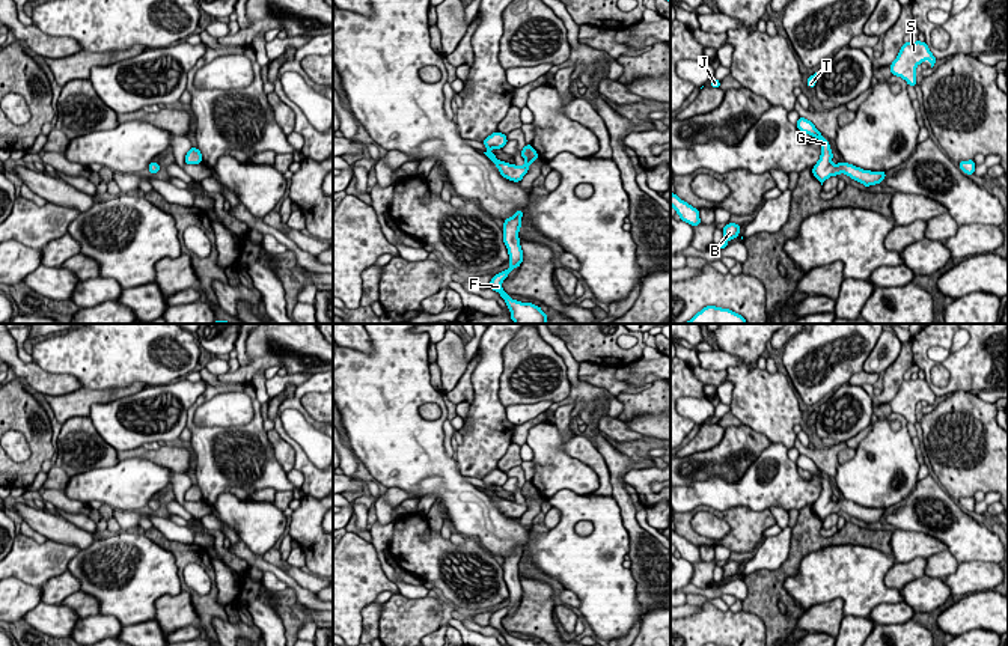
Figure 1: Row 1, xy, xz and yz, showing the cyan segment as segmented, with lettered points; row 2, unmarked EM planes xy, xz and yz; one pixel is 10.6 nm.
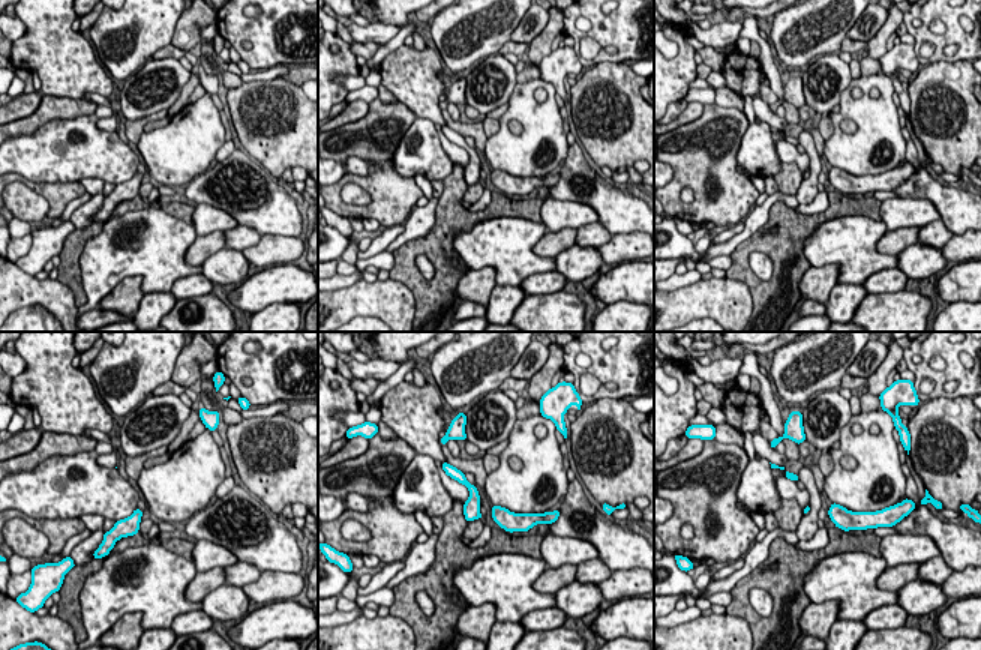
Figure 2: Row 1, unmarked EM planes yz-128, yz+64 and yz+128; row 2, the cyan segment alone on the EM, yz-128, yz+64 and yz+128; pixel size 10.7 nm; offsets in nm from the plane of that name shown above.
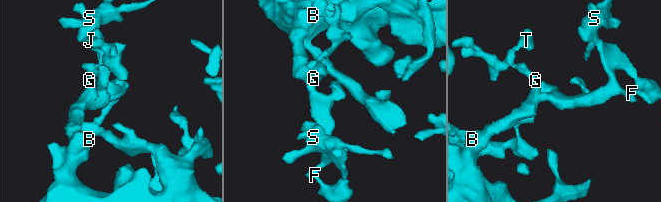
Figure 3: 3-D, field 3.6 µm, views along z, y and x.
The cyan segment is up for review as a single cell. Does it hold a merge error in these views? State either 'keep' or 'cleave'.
keep

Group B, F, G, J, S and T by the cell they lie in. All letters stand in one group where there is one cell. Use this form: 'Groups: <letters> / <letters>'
Groups: B F G J S T

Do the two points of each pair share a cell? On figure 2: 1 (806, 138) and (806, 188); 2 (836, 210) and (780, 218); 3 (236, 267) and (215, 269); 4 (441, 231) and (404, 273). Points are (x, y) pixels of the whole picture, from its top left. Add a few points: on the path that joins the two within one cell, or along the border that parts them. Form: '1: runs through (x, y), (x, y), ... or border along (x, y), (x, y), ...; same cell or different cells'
1: runs through (810, 150), (813, 155), (813, 176); same cell
2: runs through (822, 218), (816, 221), (794, 221); same cell
3: runs through (231, 267), (219, 267); same cell
4: runs through (429, 243), (420, 246), (405, 261); same cell

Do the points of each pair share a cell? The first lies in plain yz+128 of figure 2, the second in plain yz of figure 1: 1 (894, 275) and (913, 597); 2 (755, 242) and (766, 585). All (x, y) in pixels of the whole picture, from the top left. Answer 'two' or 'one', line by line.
1: two
2: one

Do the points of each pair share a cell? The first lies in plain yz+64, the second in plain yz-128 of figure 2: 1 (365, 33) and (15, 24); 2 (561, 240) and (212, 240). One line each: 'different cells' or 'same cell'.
1: same cell
2: same cell

